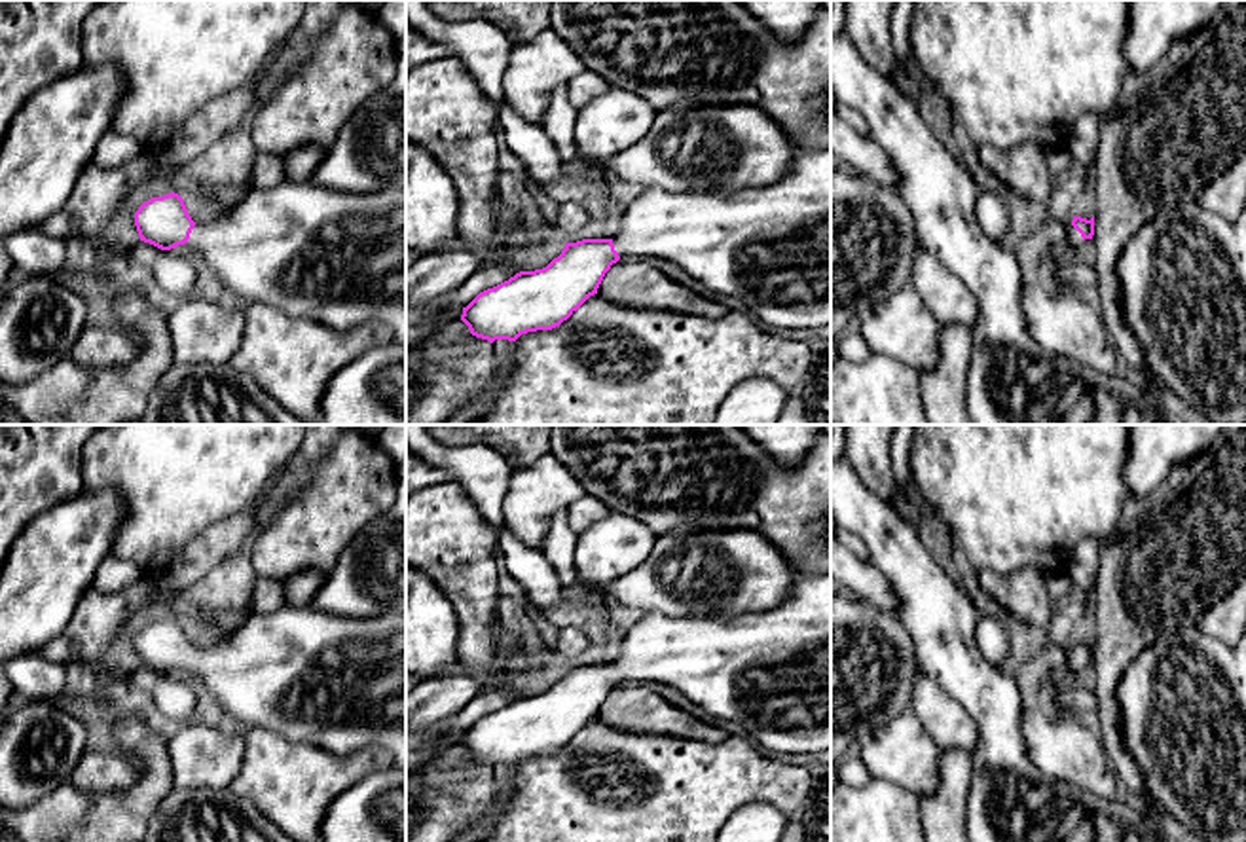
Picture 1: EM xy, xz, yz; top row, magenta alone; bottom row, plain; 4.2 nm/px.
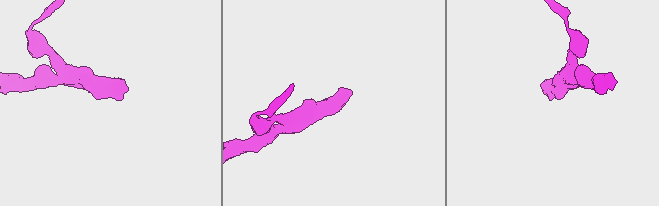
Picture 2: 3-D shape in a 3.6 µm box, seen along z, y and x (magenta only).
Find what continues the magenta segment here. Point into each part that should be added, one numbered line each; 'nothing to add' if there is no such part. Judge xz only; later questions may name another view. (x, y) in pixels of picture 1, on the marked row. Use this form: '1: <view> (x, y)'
1: xz (770, 247)

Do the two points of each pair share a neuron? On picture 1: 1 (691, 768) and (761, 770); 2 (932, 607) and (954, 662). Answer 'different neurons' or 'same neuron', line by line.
1: same neuron
2: same neuron

